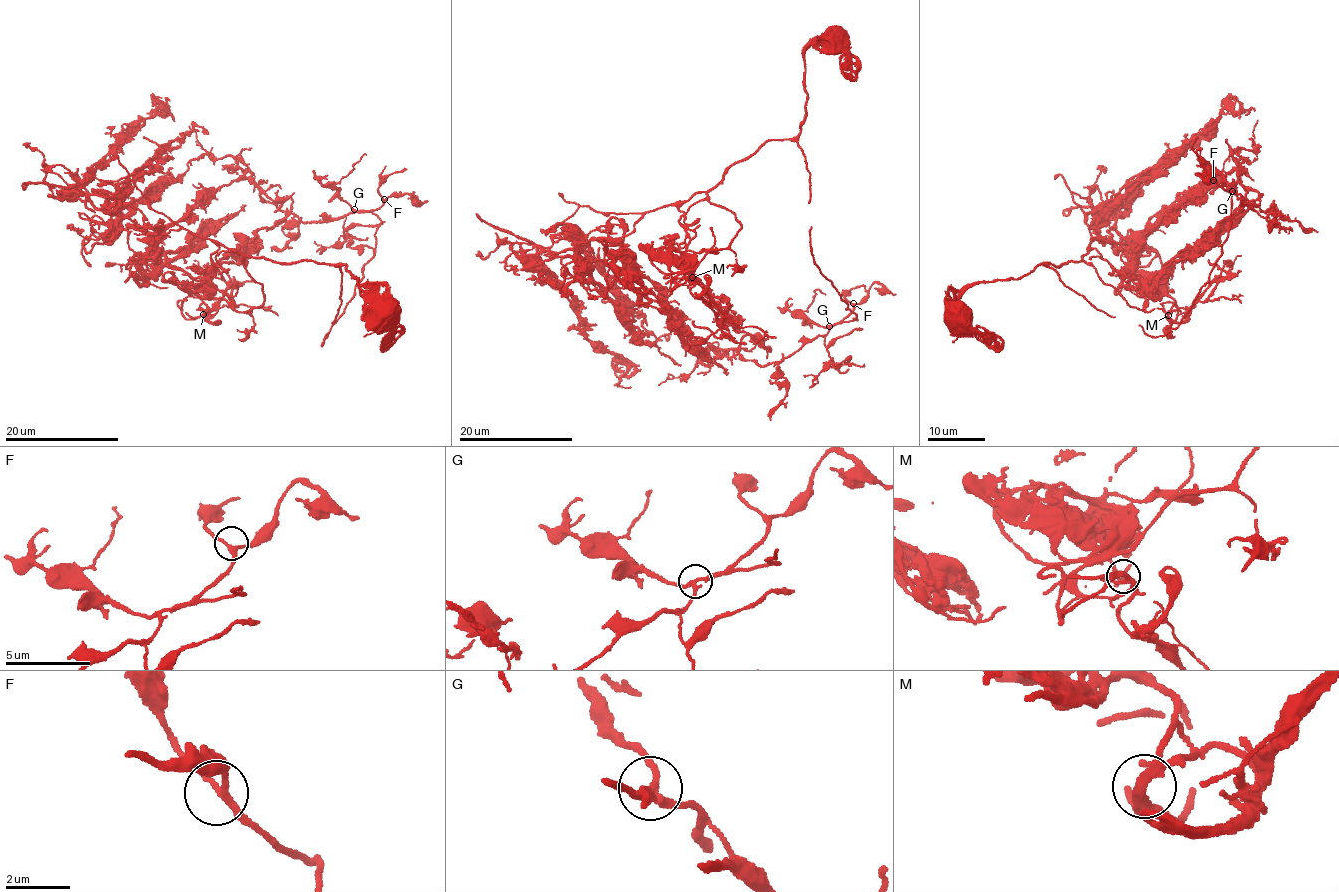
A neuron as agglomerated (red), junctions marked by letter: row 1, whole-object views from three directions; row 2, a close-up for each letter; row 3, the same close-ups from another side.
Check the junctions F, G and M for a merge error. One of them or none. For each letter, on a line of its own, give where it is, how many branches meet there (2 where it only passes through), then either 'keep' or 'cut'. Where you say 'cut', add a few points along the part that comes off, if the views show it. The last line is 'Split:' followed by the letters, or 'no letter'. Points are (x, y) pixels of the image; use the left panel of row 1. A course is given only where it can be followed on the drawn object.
F: (384, 199) | 3 | keep
G: (354, 209) | 3 | keep
M: (203, 314) | 3 | keep
Split: no letter

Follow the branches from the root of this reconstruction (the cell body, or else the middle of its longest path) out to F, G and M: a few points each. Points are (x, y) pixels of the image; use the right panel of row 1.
F: (957, 320), (949, 312), (970, 287), (1078, 262), (1092, 238), (1129, 249), (1233, 170), (1260, 203), (1213, 180)
G: (957, 320), (949, 312), (970, 287), (1078, 262), (1092, 238), (1129, 249), (1233, 170), (1260, 203), (1232, 191)
M: (957, 320), (949, 312), (970, 287), (1093, 249), (1173, 298), (1169, 315)

